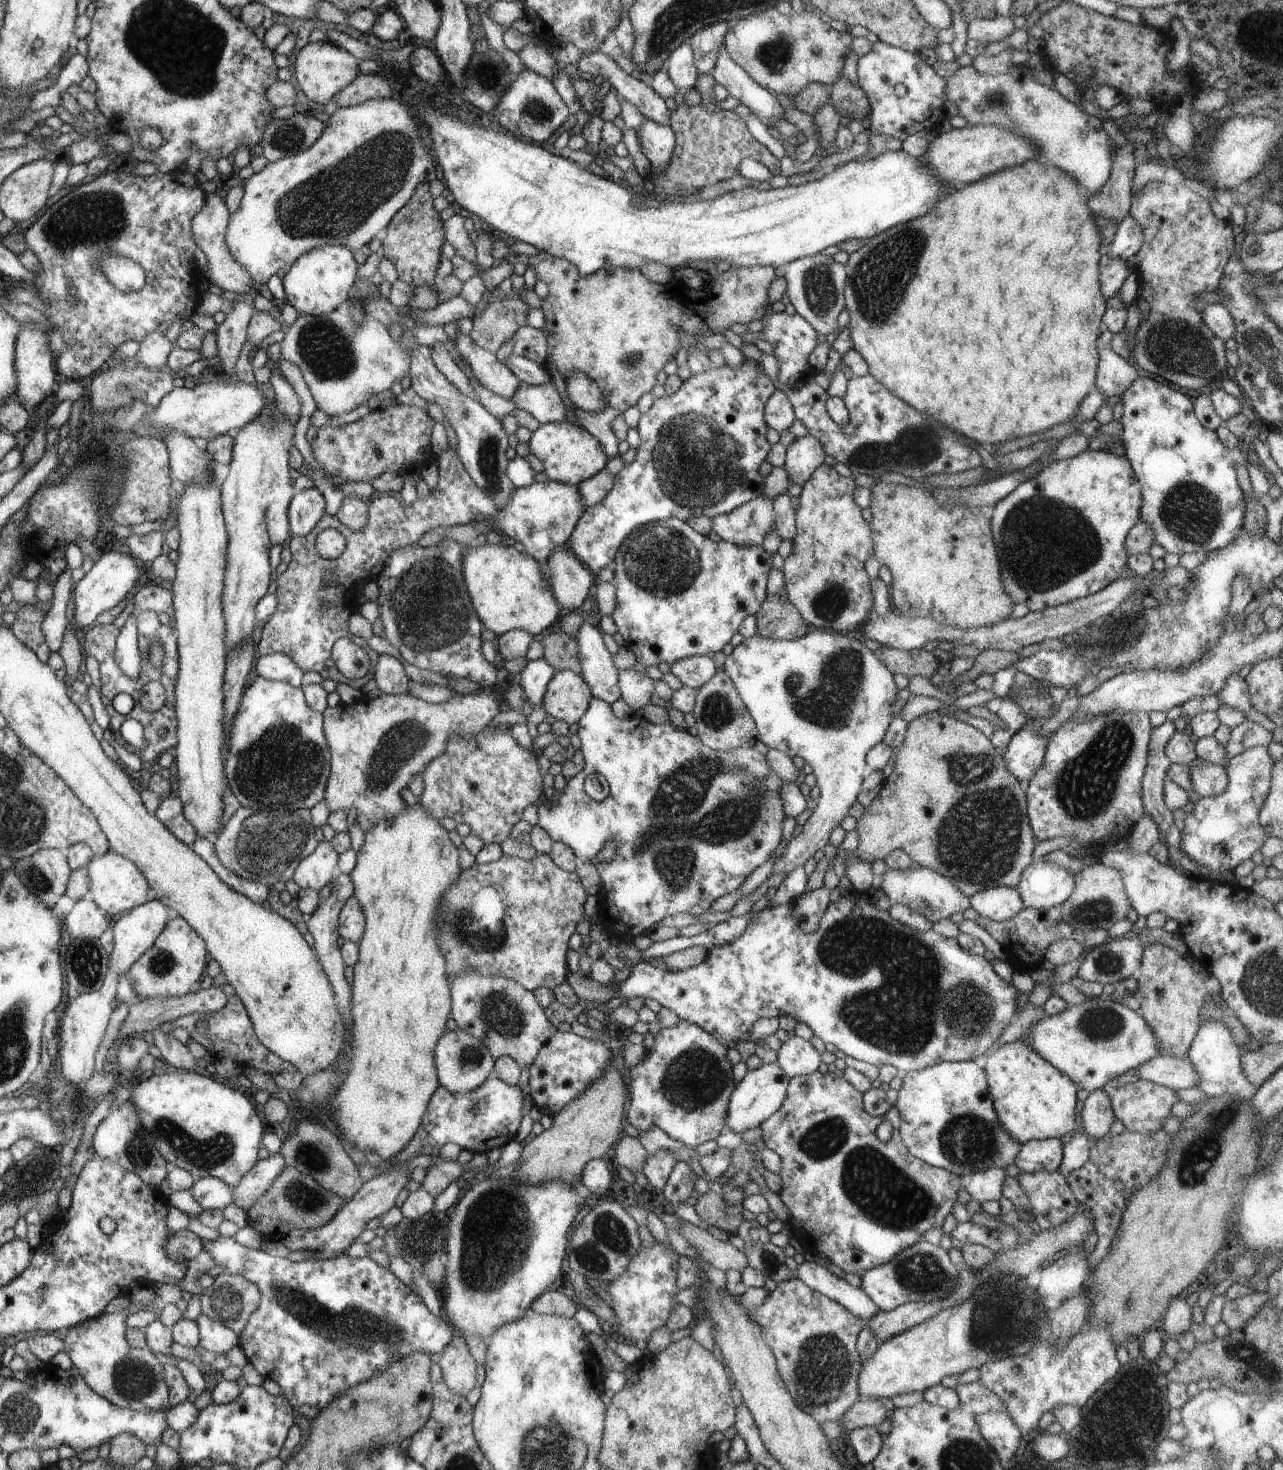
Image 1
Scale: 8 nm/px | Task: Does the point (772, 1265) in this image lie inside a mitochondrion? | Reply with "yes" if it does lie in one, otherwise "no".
no

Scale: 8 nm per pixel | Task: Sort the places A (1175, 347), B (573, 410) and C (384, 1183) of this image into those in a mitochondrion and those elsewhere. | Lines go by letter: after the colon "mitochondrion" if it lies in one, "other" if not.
A: mitochondrion
B: other
C: other

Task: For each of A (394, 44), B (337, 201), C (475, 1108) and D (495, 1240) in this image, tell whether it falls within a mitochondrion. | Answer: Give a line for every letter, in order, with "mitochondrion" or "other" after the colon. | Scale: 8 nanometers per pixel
A: other
B: mitochondrion
C: other
D: mitochondrion

